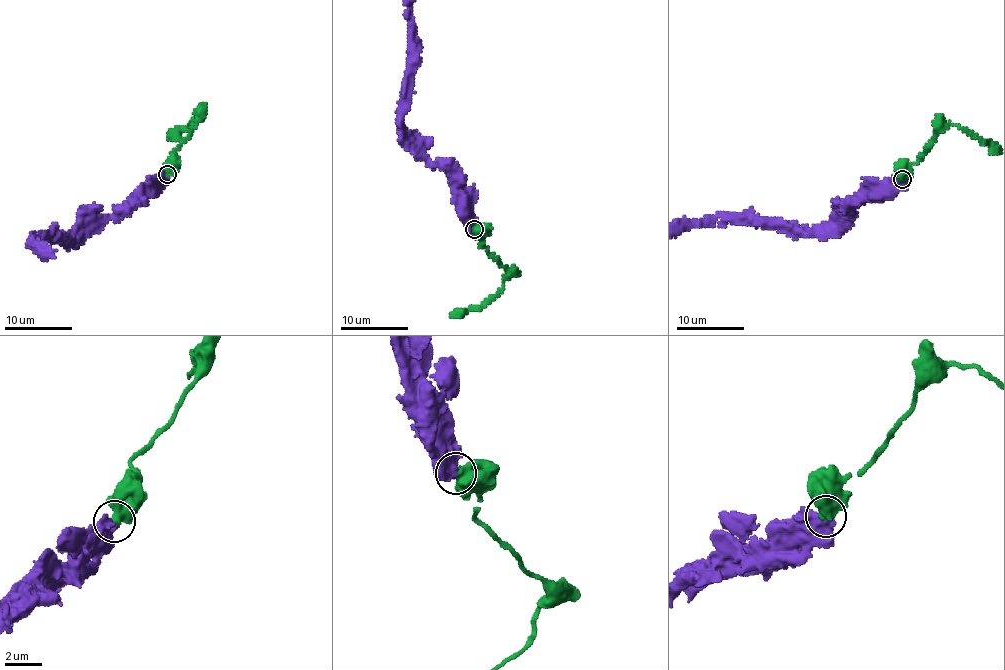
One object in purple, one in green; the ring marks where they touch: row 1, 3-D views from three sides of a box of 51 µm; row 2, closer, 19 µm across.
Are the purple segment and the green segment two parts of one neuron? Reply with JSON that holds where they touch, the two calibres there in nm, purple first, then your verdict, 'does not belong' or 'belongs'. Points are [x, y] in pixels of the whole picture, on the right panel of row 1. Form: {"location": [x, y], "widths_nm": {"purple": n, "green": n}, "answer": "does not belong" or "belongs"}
{"location": [902, 179], "widths_nm": {"purple": 800, "green": 750}, "answer": "does not belong"}

